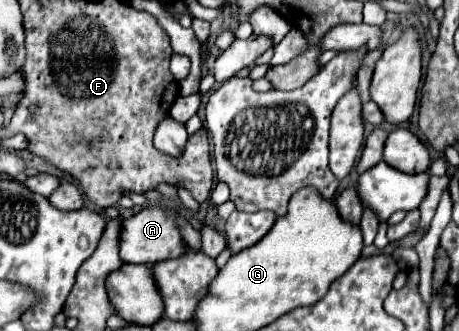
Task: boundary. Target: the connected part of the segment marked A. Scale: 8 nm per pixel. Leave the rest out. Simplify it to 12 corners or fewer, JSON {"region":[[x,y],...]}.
{"region":[[145,207],[123,221],[123,263],[183,253],[175,211]]}

